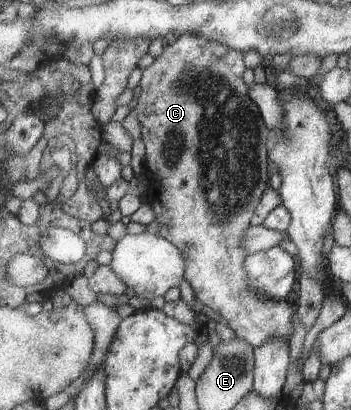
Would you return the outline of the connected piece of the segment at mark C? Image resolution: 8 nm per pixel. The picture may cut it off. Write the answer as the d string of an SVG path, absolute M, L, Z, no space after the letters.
M187 34L179 37L171 46L167 45L163 54L154 60L145 71L142 72L142 80L136 92L134 107L139 121L142 123L142 140L146 148L146 162L145 167L151 170L153 182L157 182L157 188L151 190L159 190L149 194L151 196L151 204L155 208L155 221L146 226L146 232L168 239L176 248L182 250L182 256L186 260L186 281L194 290L196 298L203 303L203 305L211 308L217 312L228 326L235 332L236 337L245 340L254 348L261 347L269 340L275 338L289 341L294 334L294 316L293 308L285 301L277 301L267 299L266 297L259 297L254 289L250 288L249 277L245 268L245 262L249 254L245 250L245 245L242 244L243 236L246 234L246 229L250 228L251 220L254 218L254 213L259 207L259 202L262 200L263 194L269 188L269 177L272 170L272 165L269 163L269 153L273 143L273 132L266 126L263 121L262 113L259 111L258 105L249 97L249 90L243 74L245 74L245 58L243 54L228 48L225 44L220 44L218 41L208 40L205 37L198 35Z

